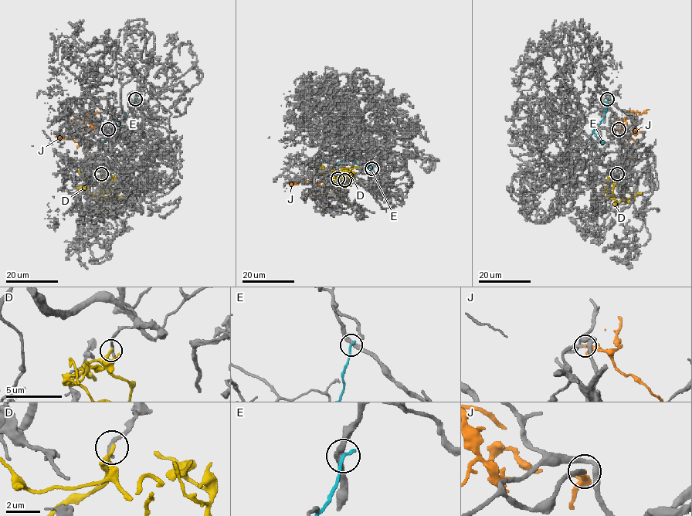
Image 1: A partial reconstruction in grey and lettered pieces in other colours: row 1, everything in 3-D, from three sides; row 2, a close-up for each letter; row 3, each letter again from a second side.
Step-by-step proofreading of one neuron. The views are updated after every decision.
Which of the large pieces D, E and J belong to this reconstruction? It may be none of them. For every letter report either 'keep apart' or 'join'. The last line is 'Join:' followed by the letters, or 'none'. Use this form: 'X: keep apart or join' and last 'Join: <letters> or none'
D: keep apart
E: keep apart
J: join
Join: J

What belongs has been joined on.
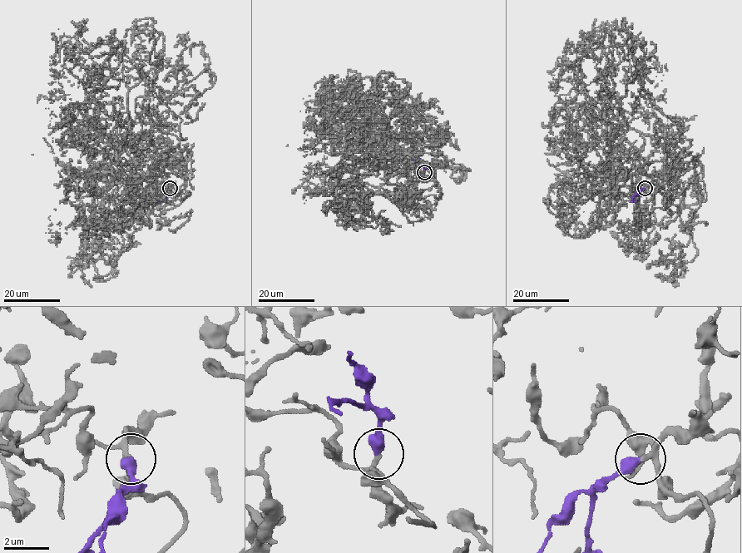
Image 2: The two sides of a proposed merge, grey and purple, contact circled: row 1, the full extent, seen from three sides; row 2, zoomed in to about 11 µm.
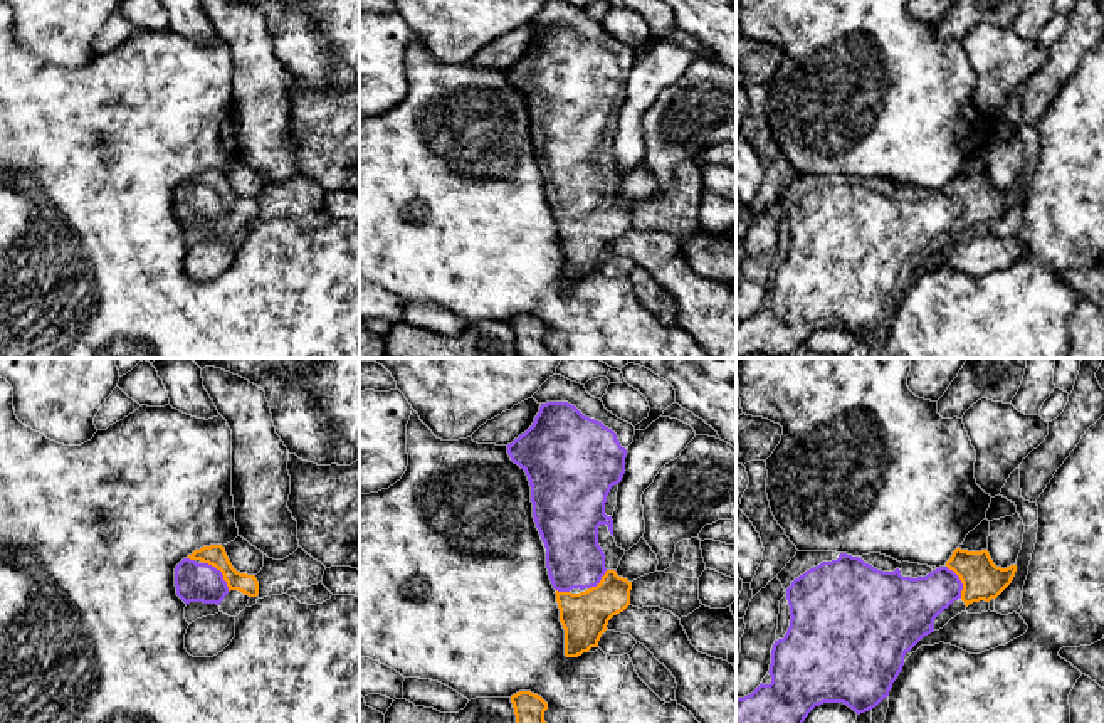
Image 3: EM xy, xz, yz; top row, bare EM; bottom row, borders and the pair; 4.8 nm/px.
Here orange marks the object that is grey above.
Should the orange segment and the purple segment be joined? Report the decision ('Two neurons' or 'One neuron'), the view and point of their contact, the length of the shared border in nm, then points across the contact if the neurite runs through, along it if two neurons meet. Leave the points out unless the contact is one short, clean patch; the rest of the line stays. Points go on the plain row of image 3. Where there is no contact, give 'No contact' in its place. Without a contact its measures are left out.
One neuron. Touches orange at xy (222, 197). Shared border 190 nm. Path across: xy (214, 179), (215, 190), (222, 197), (209, 205), (195, 205)

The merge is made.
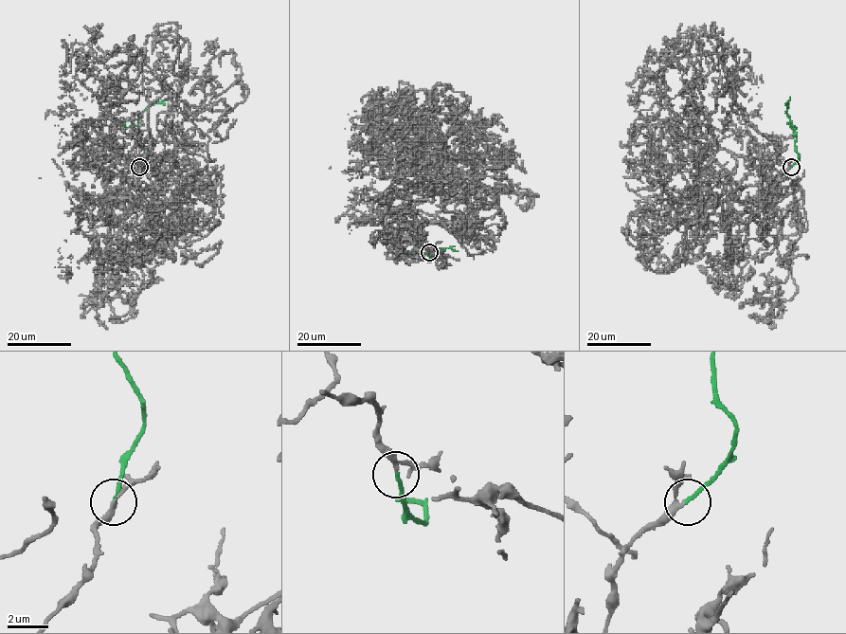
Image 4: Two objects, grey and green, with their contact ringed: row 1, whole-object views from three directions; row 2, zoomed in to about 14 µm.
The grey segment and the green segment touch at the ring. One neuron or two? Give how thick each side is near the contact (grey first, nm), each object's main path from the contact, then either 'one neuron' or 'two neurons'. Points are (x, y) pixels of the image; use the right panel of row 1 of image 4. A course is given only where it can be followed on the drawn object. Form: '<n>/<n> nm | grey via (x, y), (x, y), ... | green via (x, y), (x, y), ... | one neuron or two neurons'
200/170 nm | grey via (791, 166), (764, 199), (741, 201), (697, 126), (639, 92), (655, 50), (686, 72), (696, 32), (704, 72) | green via (791, 166), (798, 158), (798, 153), (796, 132), (786, 113), (786, 101), (790, 97) | one neuron

